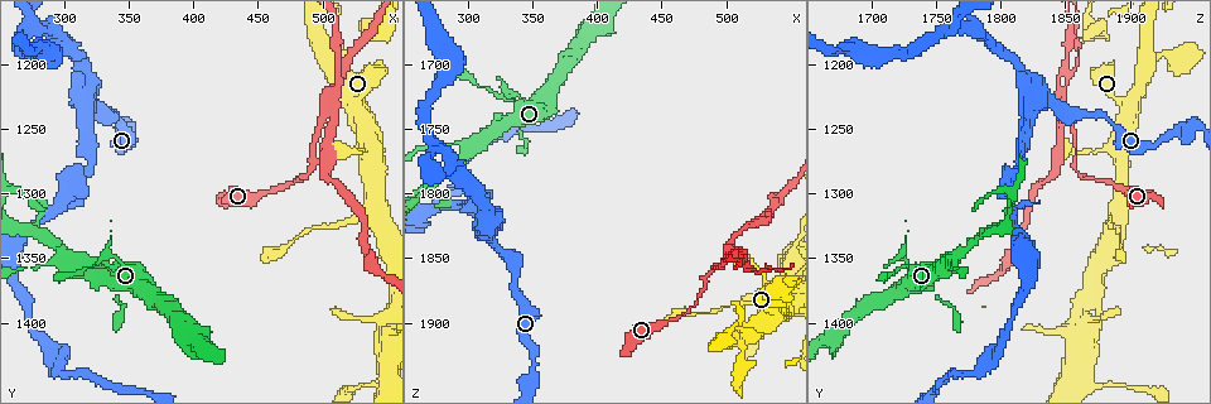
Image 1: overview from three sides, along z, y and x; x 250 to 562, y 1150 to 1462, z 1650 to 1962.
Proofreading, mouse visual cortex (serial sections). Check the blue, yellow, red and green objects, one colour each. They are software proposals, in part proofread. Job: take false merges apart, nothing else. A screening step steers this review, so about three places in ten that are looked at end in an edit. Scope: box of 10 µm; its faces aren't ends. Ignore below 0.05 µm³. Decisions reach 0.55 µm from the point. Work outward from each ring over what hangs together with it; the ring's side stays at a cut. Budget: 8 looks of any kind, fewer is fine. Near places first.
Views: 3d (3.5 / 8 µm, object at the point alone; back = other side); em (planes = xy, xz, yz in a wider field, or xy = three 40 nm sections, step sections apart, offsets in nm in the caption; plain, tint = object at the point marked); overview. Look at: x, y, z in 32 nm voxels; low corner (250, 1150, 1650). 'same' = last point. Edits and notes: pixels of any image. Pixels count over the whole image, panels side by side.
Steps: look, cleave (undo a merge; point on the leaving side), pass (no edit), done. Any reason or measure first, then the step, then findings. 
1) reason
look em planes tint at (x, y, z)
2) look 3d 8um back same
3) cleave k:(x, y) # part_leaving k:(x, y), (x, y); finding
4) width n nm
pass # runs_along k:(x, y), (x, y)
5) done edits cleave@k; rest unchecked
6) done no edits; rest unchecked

small branch off a trunk
look em xy step 5 tint at (536, 1324, 1888)

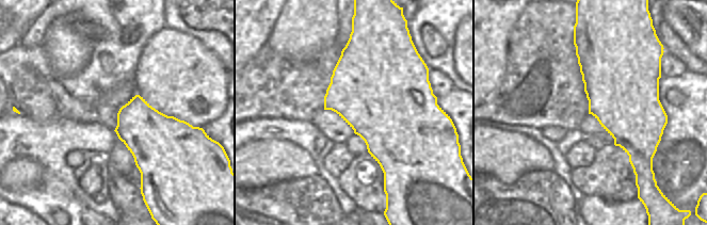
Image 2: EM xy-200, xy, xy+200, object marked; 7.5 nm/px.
wider look
look 3d 3.5um same

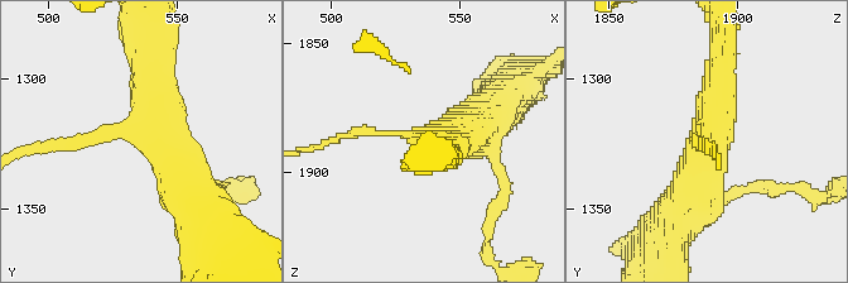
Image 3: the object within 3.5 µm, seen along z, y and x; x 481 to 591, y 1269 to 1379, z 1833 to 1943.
width 700 nm
pass # runs_along 3:(152, 42), (155, 128), (194, 197); all the same cell

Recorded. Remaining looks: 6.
arms part here
look 3d 8um at (316, 1228, 1832)

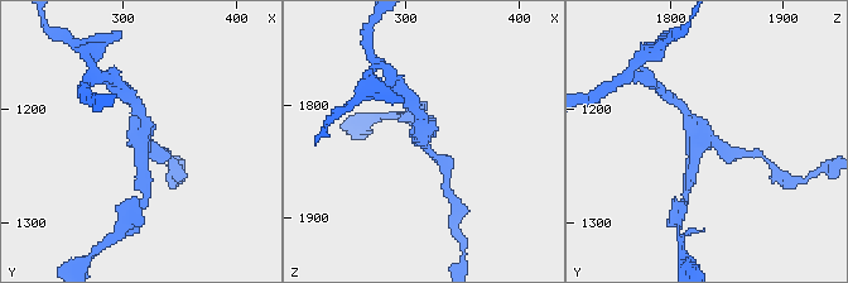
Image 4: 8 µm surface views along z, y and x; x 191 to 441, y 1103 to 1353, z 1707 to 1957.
shape alone is not enough
look em xy step 2 tint same

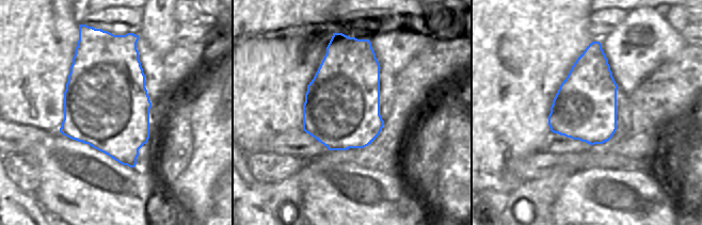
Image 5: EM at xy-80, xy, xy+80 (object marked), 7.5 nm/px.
pass # runs_along 4:(730, 154), (704, 142), (685, 111); all the same cell

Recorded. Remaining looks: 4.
abrupt turn
look 3d 3.5um at (280, 1172, 1766)

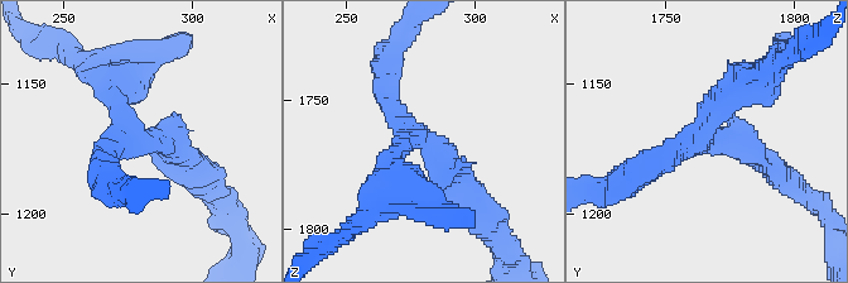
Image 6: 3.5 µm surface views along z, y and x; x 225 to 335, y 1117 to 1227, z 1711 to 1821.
arms 3; arm_widths 250, 250, 250 nm; shape alone is not enough
look em planes tint at (281, 1171, 1766)

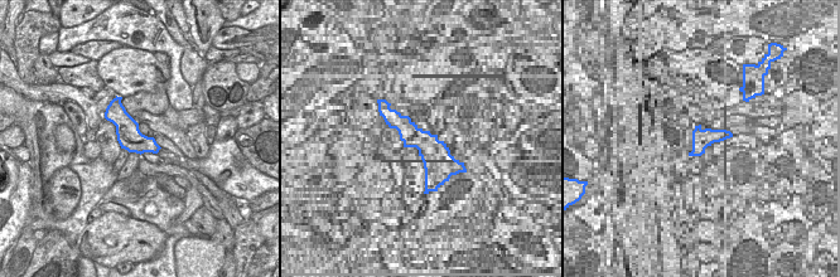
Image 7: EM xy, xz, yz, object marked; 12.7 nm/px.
pass # runs_along 6:(476, 198), (390, 105), (386, 78); one cell here

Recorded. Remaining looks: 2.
done no edits; rest unchecked

